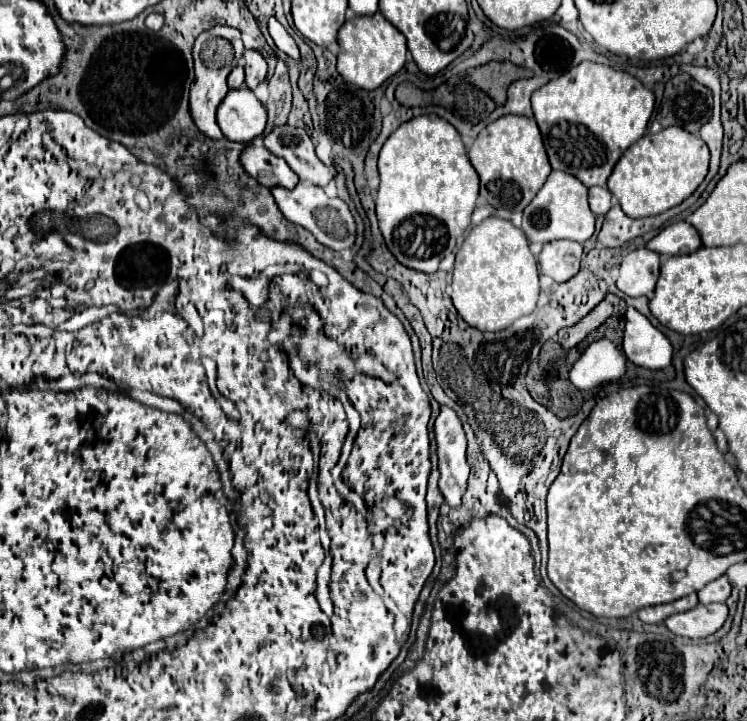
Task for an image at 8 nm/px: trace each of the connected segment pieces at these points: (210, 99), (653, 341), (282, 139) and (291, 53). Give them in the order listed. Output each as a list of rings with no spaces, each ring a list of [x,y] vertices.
[[[216,25],[216,27],[212,27],[212,29],[208,29],[196,37],[196,43],[192,49],[196,79],[190,87],[190,115],[192,115],[192,121],[196,123],[196,127],[204,135],[208,135],[210,139],[222,139],[224,137],[218,123],[216,123],[216,107],[222,103],[222,99],[228,93],[226,77],[238,65],[242,53],[244,53],[244,45],[242,45],[240,31],[232,29],[228,25]]]
[[[634,307],[626,309],[624,327],[624,355],[638,367],[666,369],[672,363],[672,345],[642,313]]]
[[[290,125],[274,127],[264,137],[264,147],[276,157],[282,157],[302,181],[308,181],[312,185],[324,187],[336,175],[334,167],[326,167],[316,157],[314,145],[304,129]]]
[[[268,19],[268,33],[270,33],[274,45],[276,45],[282,53],[286,53],[288,57],[300,61],[300,51],[298,51],[296,41],[288,35],[288,31],[286,31],[276,19]]]

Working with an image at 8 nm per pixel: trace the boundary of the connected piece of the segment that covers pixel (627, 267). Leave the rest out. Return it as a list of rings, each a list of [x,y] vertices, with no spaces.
[[[646,247],[630,251],[620,263],[620,277],[616,287],[628,297],[642,297],[654,291],[660,271],[660,255],[646,251]]]

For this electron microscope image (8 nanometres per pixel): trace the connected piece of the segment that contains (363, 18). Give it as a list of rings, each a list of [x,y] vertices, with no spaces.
[[[380,11],[374,15],[356,15],[348,19],[338,31],[338,45],[338,73],[346,83],[360,89],[378,89],[404,67],[408,51],[404,35],[390,21],[386,21]]]

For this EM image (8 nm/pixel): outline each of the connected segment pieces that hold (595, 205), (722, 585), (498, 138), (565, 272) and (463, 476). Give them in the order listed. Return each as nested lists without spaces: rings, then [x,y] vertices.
[[[590,187],[590,209],[594,215],[606,215],[610,209],[610,191],[608,187]]]
[[[726,575],[714,579],[712,583],[708,583],[704,589],[698,591],[698,599],[702,605],[708,605],[708,603],[724,603],[728,597],[730,597],[730,583],[726,579]]]
[[[518,115],[500,117],[484,127],[470,147],[468,157],[480,175],[480,195],[494,209],[524,211],[552,171],[536,121]]]
[[[552,241],[546,243],[538,255],[540,273],[552,277],[556,283],[564,283],[580,269],[582,245],[576,241]]]
[[[440,407],[434,423],[438,459],[440,459],[440,491],[450,507],[460,507],[466,493],[470,465],[466,461],[466,437],[458,415],[450,407]]]

